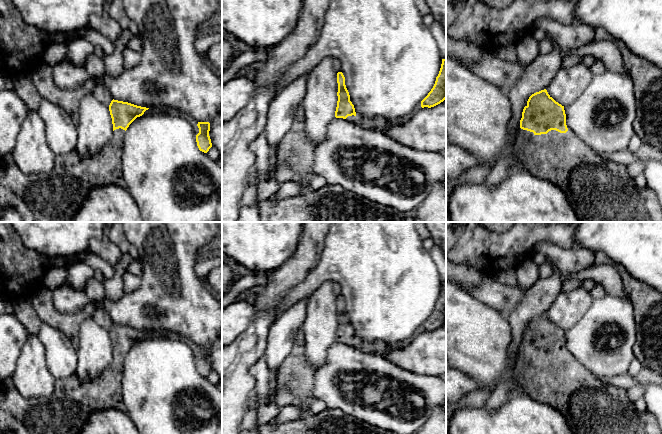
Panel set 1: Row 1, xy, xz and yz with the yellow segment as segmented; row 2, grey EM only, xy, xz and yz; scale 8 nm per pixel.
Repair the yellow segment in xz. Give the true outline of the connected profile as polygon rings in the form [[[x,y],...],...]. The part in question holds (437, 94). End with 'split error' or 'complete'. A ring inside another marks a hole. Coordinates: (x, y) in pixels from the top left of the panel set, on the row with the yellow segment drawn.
[[[446,58],[442,59],[441,68],[435,84],[428,95],[421,101],[421,107],[434,107],[446,99]]] | complete

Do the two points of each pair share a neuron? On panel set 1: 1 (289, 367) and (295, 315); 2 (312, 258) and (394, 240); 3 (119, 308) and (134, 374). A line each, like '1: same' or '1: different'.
1: different
2: different
3: different

